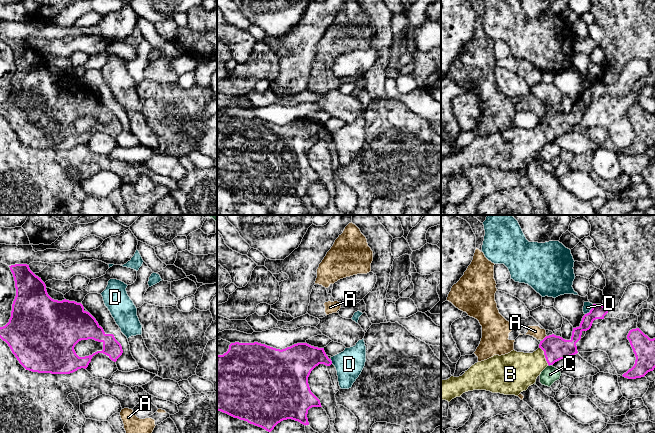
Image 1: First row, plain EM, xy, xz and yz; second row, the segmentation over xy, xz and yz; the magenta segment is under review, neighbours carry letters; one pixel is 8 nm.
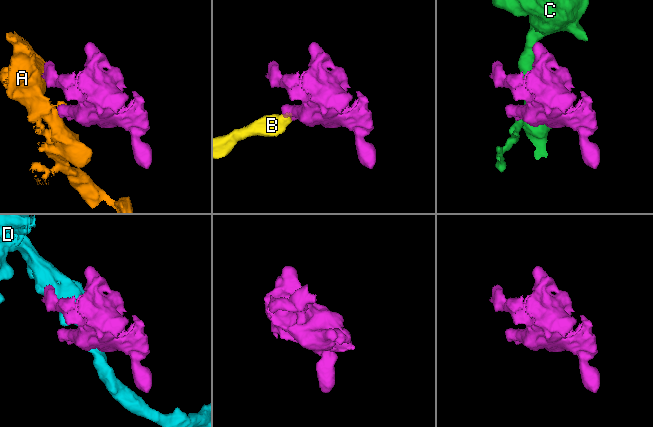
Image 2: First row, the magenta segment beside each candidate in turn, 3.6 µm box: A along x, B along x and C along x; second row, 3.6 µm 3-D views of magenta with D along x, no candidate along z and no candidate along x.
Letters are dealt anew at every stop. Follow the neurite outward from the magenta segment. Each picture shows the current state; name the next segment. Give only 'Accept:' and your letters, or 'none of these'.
Accept: B

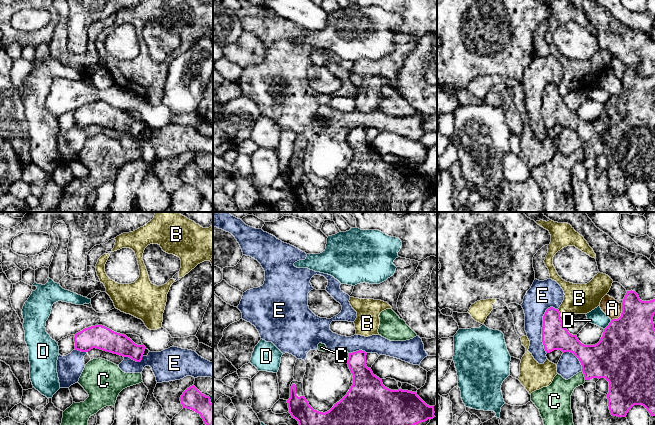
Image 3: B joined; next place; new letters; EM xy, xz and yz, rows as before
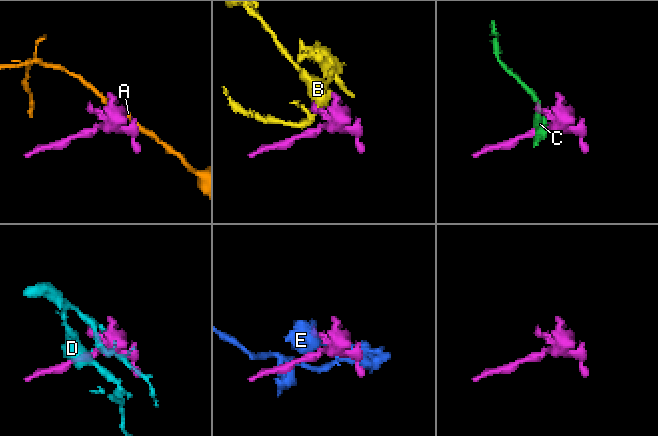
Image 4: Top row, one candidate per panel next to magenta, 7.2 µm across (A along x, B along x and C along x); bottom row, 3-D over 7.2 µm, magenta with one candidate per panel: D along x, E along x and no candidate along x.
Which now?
Accept: none of these

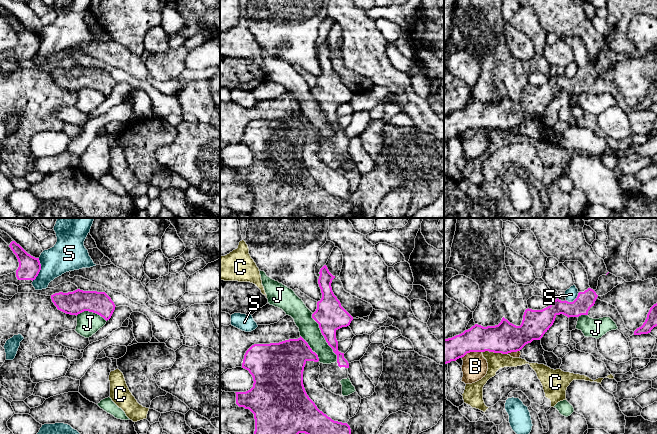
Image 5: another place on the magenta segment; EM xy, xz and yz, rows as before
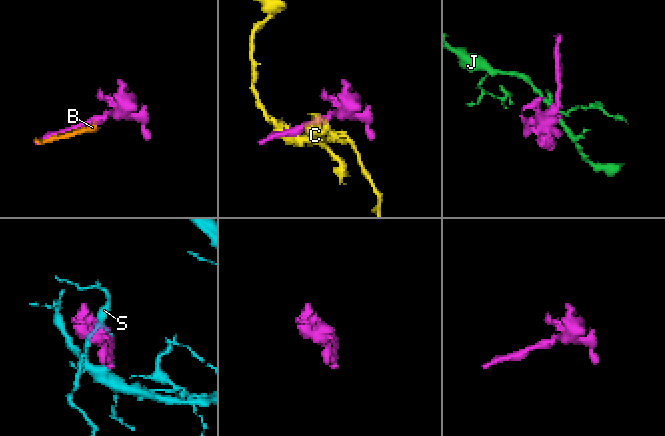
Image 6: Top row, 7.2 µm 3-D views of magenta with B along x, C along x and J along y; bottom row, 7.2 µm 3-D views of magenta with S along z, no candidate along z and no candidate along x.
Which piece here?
Accept: none of these

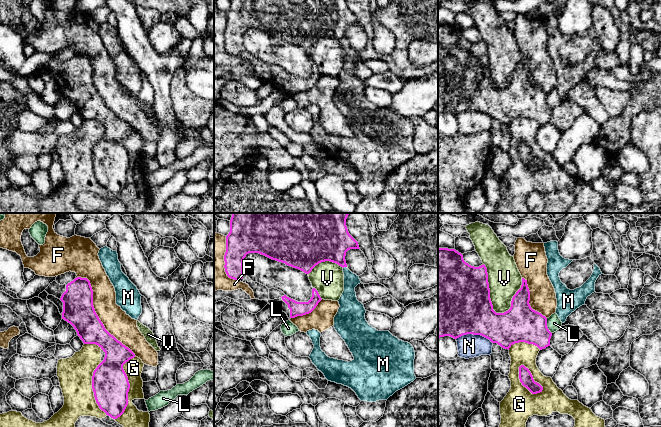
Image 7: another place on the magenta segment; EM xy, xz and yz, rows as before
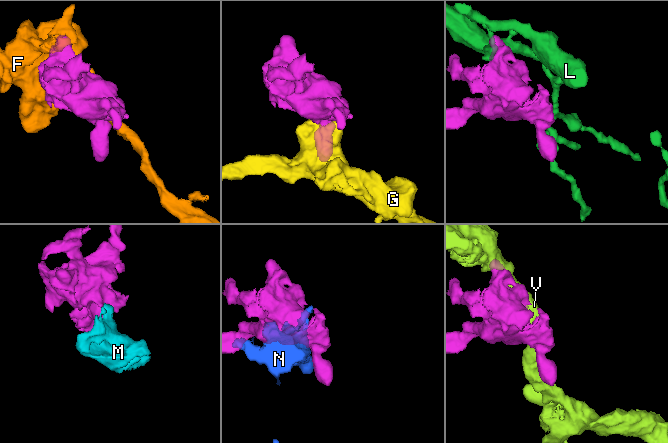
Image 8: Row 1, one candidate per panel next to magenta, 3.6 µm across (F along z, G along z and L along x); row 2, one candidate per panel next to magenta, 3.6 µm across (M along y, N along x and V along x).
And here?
Accept: M

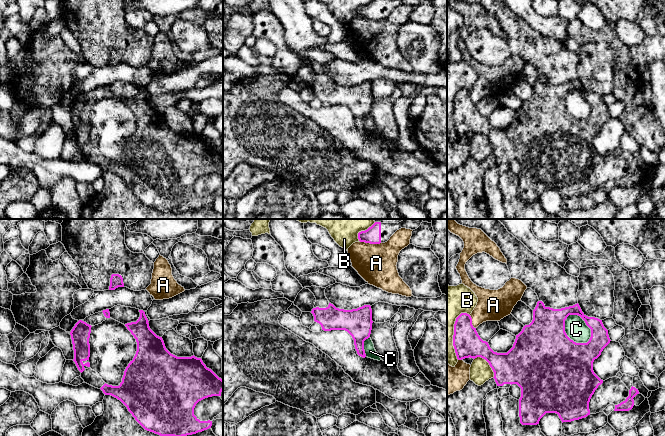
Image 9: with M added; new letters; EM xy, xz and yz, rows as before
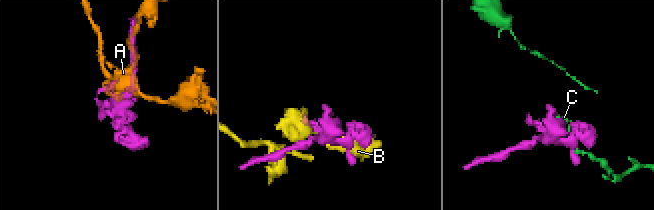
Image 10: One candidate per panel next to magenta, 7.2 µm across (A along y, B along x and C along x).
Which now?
Accept: none of these

